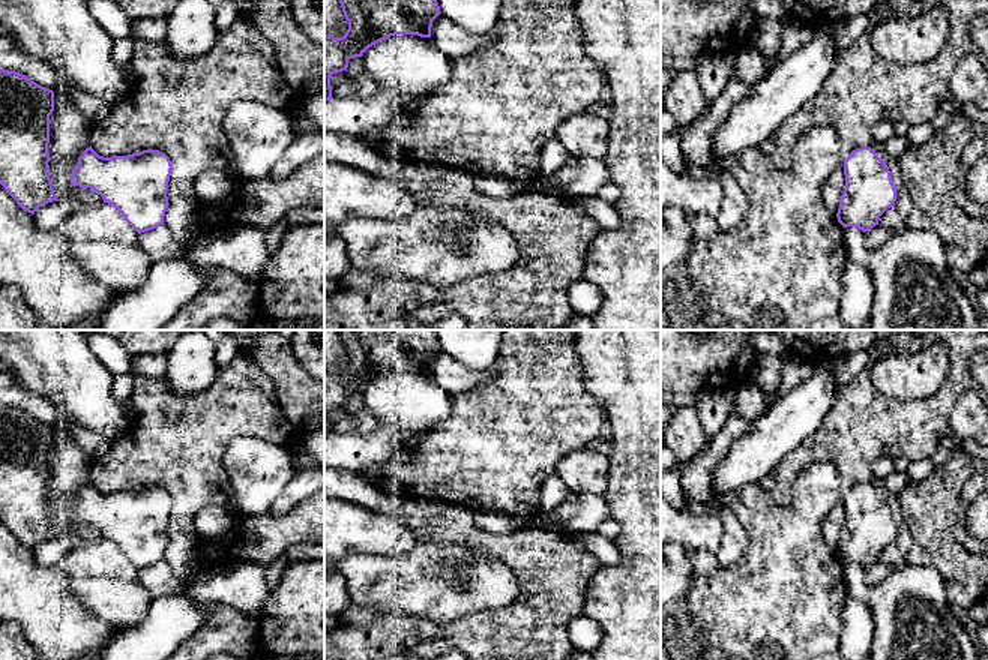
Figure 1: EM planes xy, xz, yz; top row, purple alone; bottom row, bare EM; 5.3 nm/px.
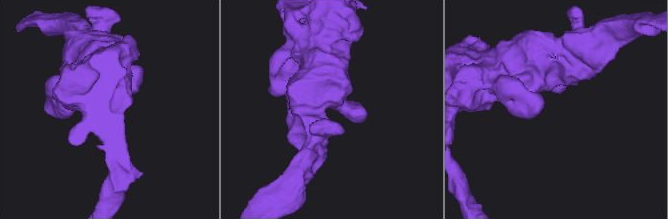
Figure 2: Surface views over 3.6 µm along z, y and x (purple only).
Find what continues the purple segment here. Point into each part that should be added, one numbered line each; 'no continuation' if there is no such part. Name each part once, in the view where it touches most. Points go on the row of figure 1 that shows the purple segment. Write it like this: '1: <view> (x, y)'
no continuation

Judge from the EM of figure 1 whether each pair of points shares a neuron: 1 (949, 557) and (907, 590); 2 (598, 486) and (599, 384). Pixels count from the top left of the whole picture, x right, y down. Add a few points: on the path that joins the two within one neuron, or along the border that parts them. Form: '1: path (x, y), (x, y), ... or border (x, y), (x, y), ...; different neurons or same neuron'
1: border (904, 563), (933, 567), (940, 576), (948, 602); different neurons
2: border (607, 456), (605, 492); different neurons

